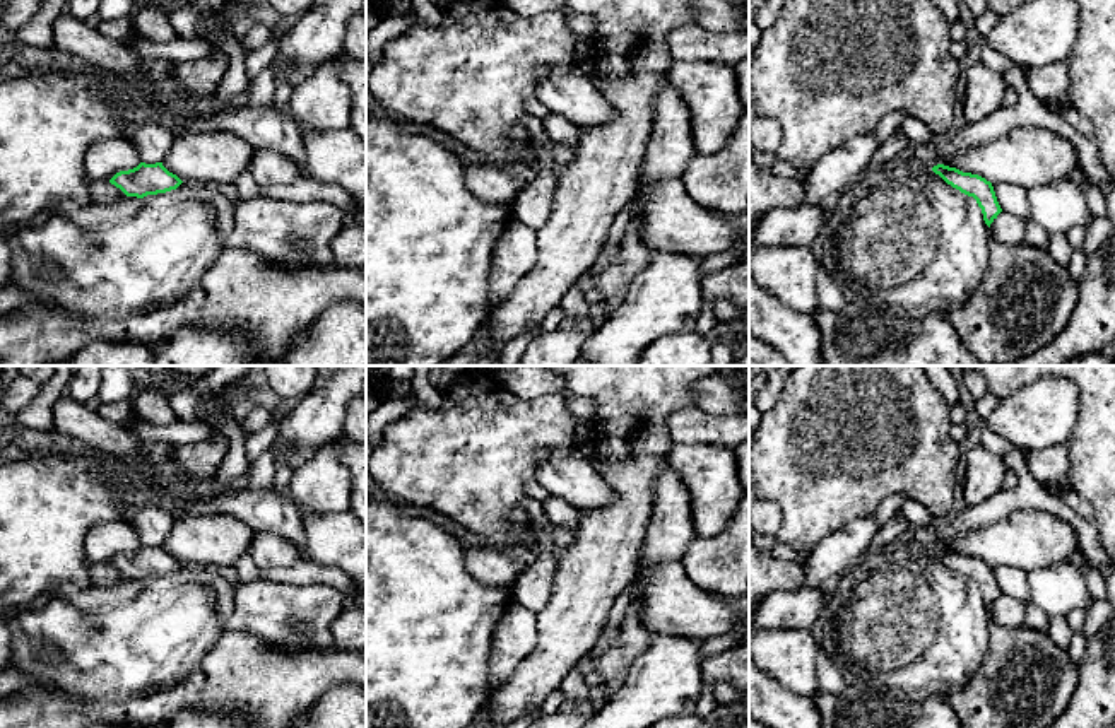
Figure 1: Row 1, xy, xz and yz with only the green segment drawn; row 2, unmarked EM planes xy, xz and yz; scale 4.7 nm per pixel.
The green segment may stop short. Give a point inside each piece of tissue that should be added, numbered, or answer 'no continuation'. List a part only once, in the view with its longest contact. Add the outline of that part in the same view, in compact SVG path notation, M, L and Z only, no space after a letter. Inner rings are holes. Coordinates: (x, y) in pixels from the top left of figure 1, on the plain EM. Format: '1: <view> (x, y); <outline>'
no continuation

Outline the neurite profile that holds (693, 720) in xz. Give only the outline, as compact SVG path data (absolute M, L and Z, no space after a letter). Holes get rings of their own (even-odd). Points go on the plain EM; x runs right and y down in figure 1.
M693 713L693 714L658 719L650 728L710 728L710 726L705 721L705 718Z

